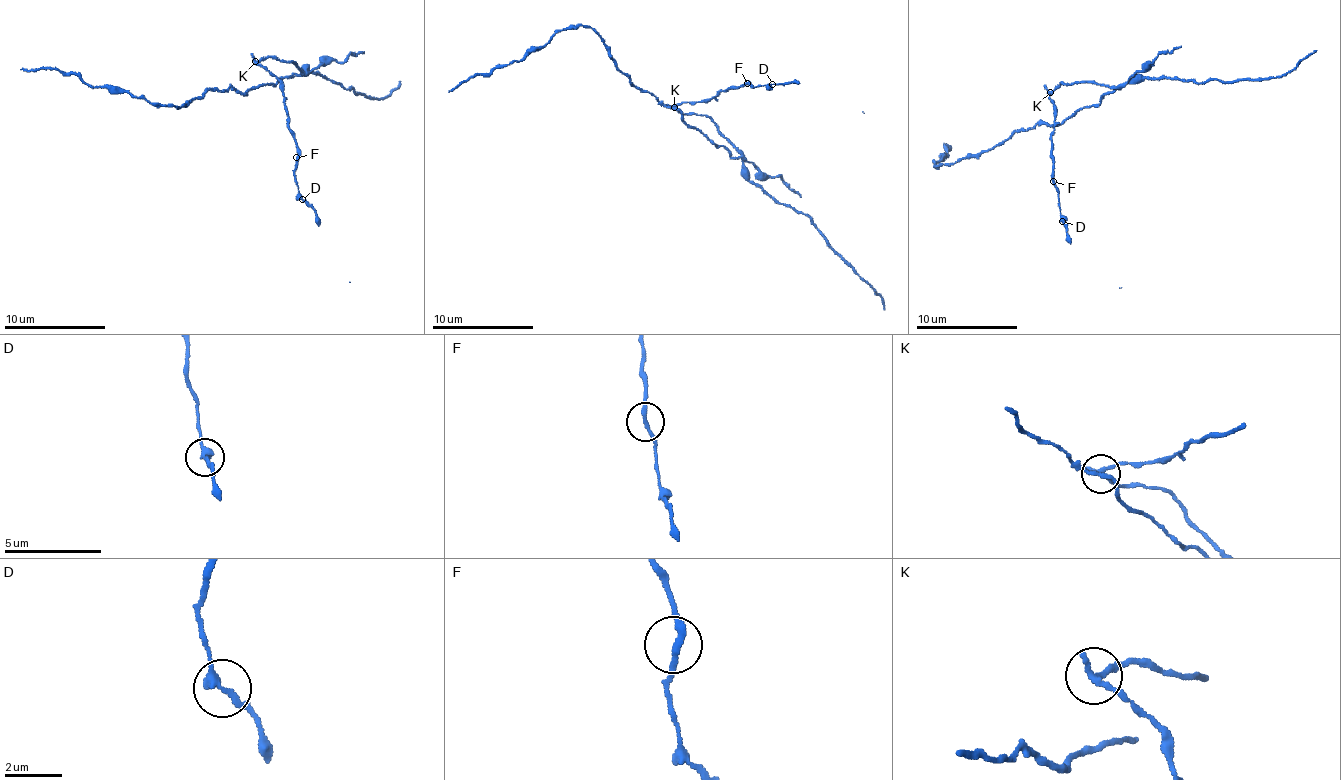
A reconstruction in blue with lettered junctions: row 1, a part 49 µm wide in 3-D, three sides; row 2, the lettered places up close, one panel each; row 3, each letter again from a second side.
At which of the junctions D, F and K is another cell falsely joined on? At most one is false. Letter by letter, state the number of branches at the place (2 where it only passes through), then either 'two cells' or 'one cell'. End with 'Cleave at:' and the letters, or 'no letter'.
D: branches 2; one cell
F: branches 2; one cell
K: branches 2; two cells
Cleave at: K

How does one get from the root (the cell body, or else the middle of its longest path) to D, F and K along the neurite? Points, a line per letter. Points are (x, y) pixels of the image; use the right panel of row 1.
D: (1102, 96), (1120, 89), (1088, 81), (1061, 83), (1048, 94), (1055, 116), (1053, 184), (1062, 220)
F: (1102, 96), (1120, 89), (1088, 81), (1061, 83), (1048, 94), (1055, 116), (1053, 181)
K: (1102, 96), (1120, 89), (1088, 81), (1061, 83), (1049, 92)

